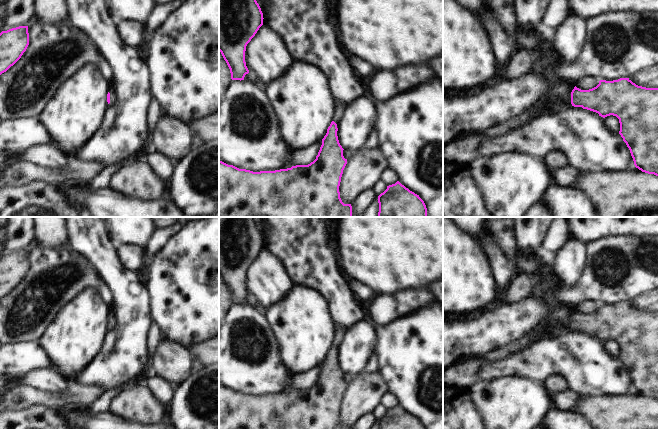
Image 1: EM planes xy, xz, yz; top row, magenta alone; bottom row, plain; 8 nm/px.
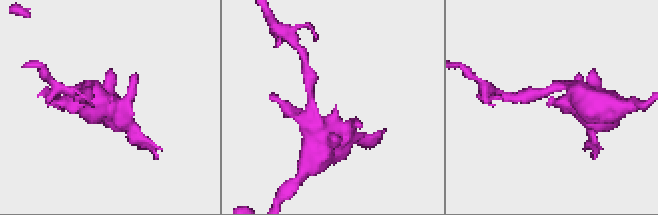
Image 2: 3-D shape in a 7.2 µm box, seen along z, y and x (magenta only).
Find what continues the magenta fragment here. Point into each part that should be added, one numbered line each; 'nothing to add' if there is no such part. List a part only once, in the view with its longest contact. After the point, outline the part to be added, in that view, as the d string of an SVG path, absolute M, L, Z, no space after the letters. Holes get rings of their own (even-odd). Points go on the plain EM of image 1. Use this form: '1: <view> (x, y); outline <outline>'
1: yz (567, 324); outline M569 314L566 317L566 321L563 323L563 327L564 327L565 330L572 331L572 328L571 328L571 316L572 316L572 314Z

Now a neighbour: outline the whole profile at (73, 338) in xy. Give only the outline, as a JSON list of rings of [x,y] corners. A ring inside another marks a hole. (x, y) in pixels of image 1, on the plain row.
[[[94,289],[84,290],[57,313],[37,341],[66,380],[73,380],[101,349],[110,311]]]

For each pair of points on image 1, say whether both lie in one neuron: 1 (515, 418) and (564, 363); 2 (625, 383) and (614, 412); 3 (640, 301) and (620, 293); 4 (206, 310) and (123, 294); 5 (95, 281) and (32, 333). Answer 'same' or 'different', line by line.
1: different
2: different
3: different
4: different
5: same

